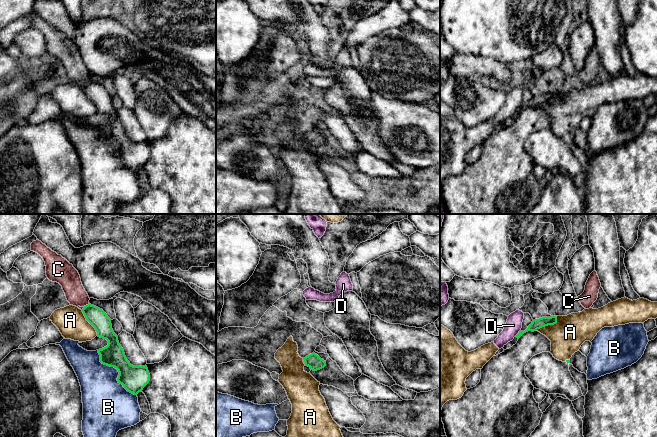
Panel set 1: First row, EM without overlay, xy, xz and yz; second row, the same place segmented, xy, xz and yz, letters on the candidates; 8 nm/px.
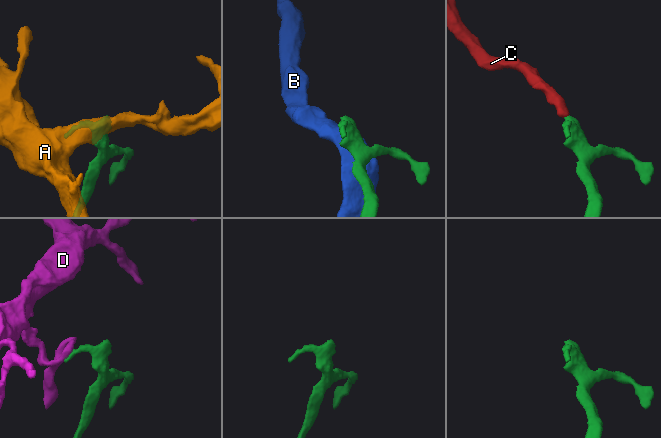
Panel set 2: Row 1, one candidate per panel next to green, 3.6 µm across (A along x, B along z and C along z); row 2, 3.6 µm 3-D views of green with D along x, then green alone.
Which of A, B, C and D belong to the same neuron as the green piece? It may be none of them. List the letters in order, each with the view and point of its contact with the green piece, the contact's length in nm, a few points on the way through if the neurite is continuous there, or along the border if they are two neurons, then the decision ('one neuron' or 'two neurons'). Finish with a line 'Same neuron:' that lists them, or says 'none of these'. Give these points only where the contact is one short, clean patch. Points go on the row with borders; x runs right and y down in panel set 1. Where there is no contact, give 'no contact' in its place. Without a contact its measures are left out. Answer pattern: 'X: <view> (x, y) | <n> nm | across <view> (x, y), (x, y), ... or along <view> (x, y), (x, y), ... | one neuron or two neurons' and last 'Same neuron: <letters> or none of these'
A: yz (548, 324) | 220 nm | two neurons
B: xy (118, 371) | 480 nm | two neurons
C: xy (86, 305) | 60 nm | across xy (95, 316), (86, 305), (75, 293), (69, 279) | one neuron
D: yz (518, 333) | 60 nm | along yz (519, 330), (515, 335) | two neurons
Same neuron: C

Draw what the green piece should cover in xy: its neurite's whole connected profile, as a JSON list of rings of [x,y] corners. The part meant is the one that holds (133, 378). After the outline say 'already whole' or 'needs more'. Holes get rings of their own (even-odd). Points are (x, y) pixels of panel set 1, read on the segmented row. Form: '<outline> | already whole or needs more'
[[[41,241],[31,243],[31,251],[38,253],[44,260],[46,276],[62,286],[70,305],[82,307],[86,320],[95,328],[97,336],[108,341],[108,345],[98,350],[100,362],[118,370],[118,383],[130,393],[137,395],[150,381],[147,366],[133,366],[127,360],[119,344],[118,336],[112,329],[111,319],[100,308],[89,303],[78,271],[61,255],[52,251]]] | needs more

